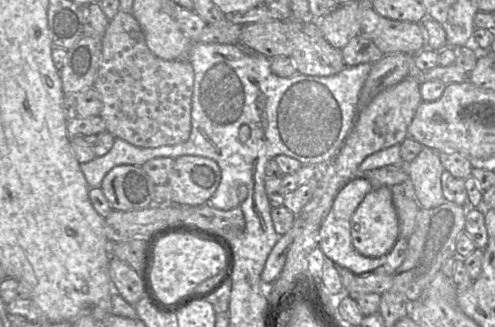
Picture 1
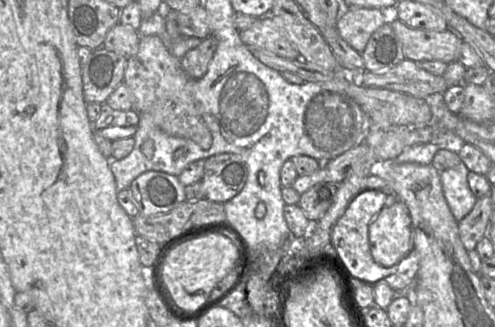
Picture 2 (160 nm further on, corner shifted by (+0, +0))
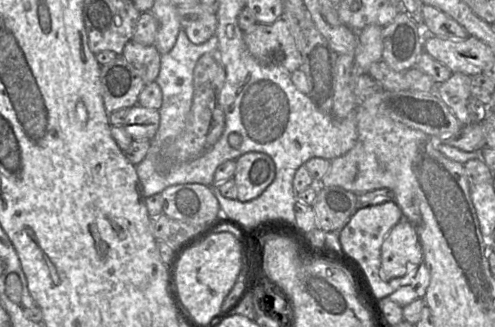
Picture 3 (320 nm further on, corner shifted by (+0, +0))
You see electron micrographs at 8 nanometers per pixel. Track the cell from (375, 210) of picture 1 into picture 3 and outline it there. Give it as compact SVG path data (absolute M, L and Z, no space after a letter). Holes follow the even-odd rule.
M407 219L397 223L381 246L381 265L386 278L396 278L424 263L419 236Z

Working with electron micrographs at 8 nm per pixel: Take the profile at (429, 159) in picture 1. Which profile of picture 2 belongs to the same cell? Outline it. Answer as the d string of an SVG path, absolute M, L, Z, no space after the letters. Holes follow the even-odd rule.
M464 164L440 172L444 197L457 221L463 219L477 202L468 186L469 172Z

